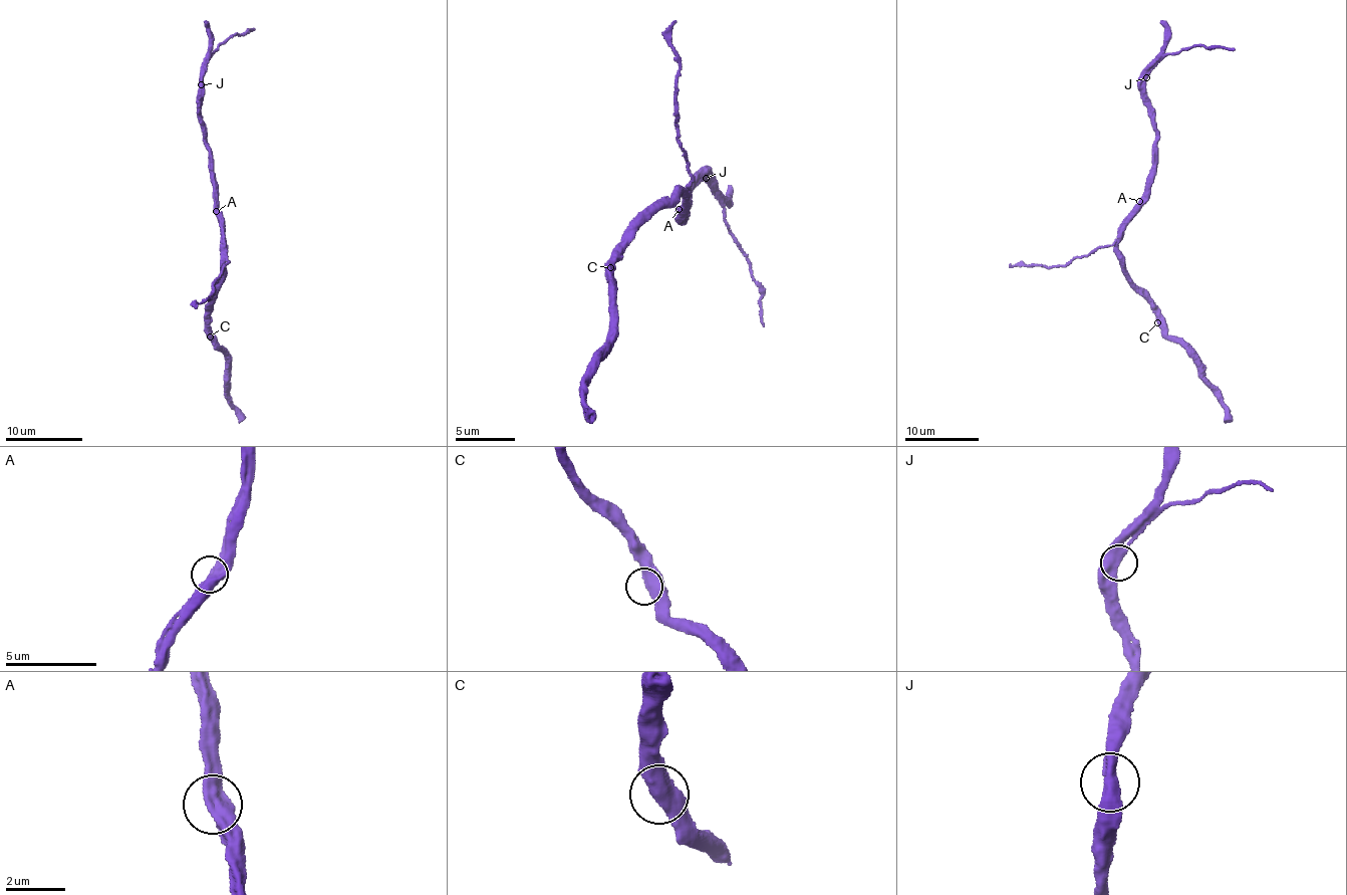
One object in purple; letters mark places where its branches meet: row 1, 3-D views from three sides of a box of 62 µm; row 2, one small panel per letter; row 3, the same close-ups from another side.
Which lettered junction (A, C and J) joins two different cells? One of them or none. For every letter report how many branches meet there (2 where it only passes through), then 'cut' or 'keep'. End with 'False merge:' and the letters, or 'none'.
A: 2 branches meet; keep
C: 2 branches meet; keep
J: 2 branches meet; keep
False merge: none

